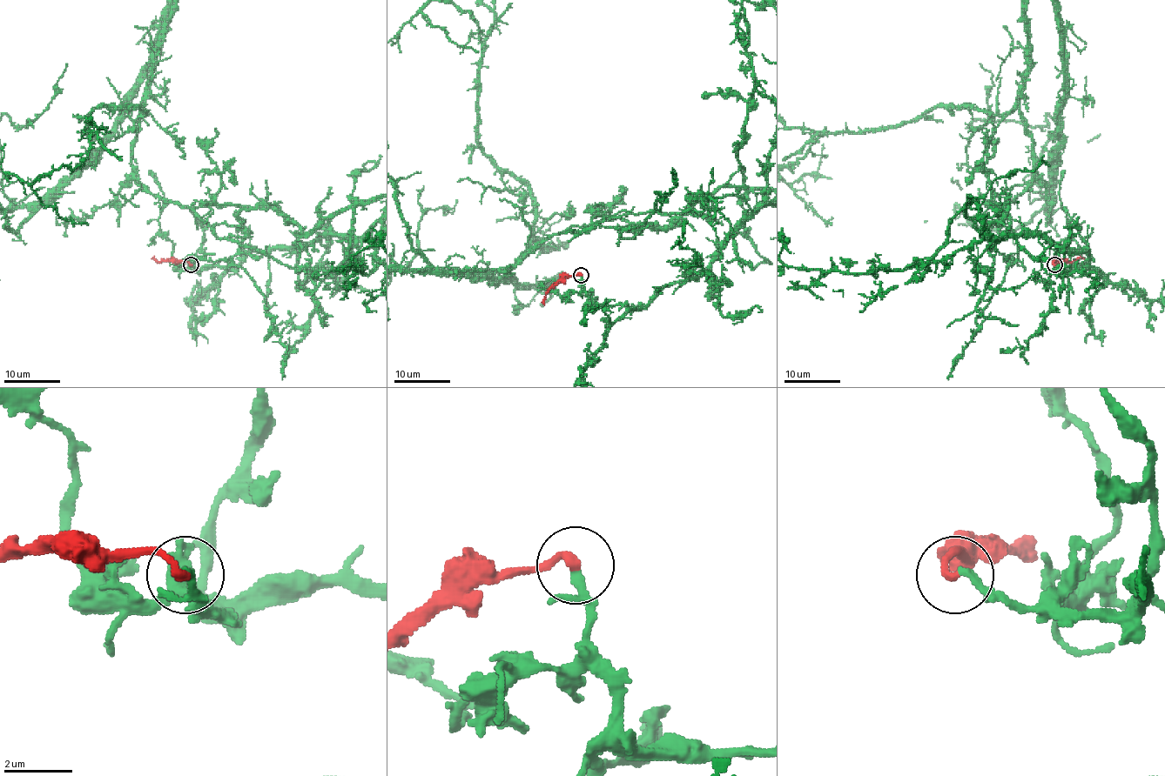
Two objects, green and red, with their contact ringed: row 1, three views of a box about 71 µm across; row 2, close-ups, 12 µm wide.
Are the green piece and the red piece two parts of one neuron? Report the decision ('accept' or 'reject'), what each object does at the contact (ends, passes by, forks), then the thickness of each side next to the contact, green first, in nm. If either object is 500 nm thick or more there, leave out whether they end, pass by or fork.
accept; green passes by; red ends; calibres 150 and 240 nm

